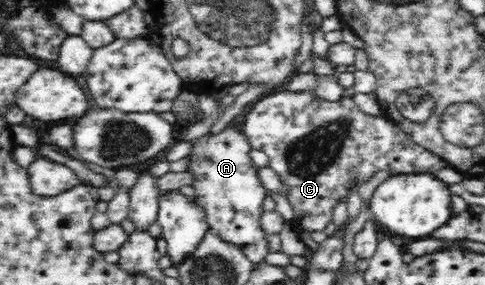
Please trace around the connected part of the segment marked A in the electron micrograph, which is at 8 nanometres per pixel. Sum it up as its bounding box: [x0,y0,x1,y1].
[190,126,268,264]

